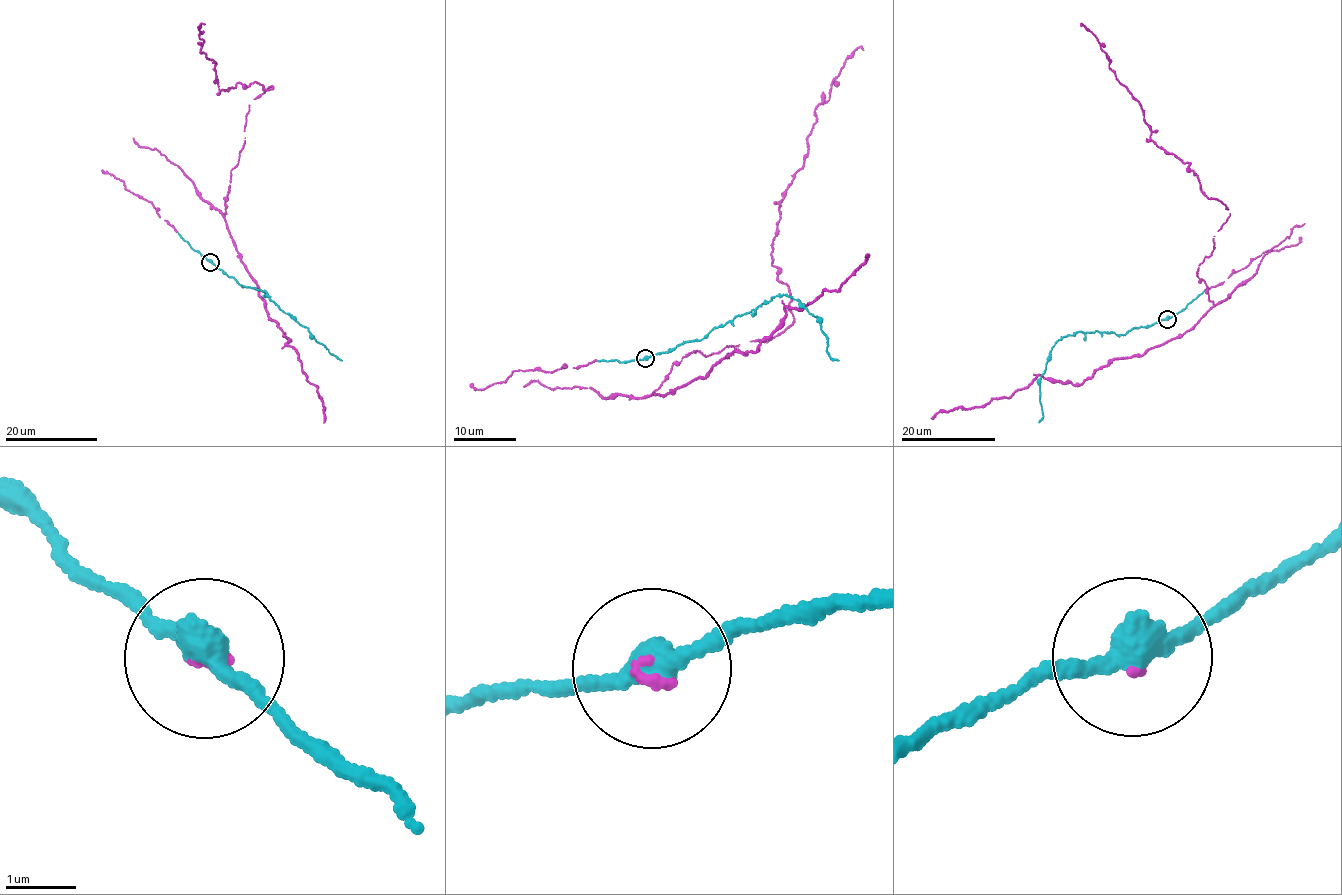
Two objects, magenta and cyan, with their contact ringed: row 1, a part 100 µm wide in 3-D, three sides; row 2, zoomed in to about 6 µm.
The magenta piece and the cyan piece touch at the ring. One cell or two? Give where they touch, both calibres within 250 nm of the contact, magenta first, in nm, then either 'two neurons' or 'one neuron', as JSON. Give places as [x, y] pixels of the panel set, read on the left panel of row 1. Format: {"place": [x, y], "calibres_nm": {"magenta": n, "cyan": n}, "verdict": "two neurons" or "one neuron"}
{"place": [210, 262], "calibres_nm": {"magenta": 90, "cyan": 340}, "verdict": "one neuron"}

